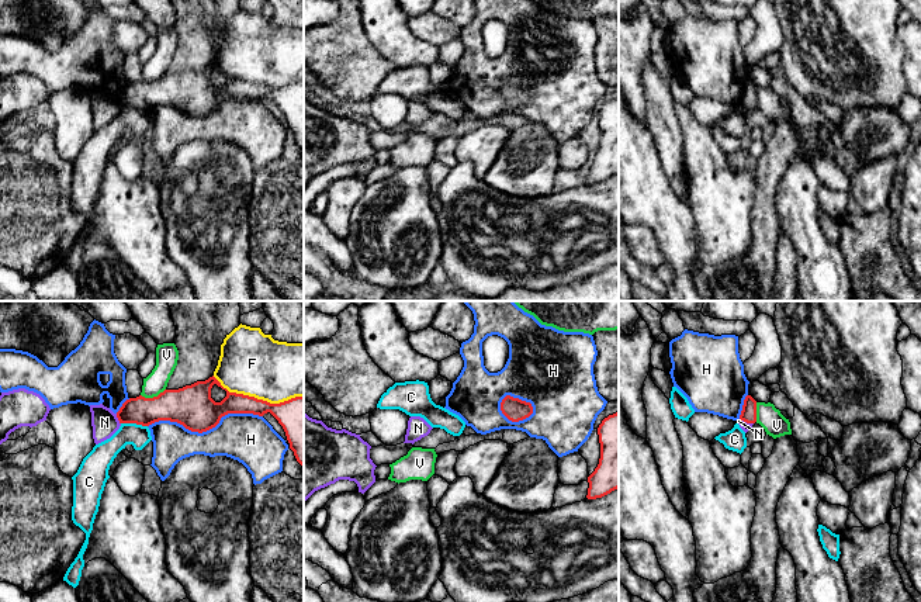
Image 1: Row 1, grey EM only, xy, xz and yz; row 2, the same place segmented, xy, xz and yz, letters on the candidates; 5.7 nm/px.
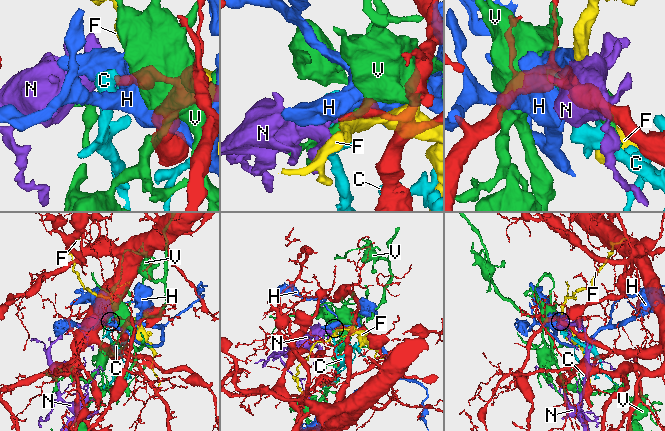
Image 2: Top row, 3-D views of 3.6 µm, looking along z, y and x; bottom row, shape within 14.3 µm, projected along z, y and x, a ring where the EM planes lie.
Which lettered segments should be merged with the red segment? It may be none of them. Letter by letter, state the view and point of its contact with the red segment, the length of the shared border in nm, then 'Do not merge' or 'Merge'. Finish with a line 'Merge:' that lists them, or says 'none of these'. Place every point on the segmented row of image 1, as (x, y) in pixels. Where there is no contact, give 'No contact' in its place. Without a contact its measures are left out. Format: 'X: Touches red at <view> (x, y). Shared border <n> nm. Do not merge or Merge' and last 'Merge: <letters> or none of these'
C: Touches red at xy (134, 422). Shared border 150 nm. Do not merge
F: Touches red at xy (256, 398). Shared border 550 nm. Do not merge
H: Touches red at xy (205, 431). Shared border 650 nm. Do not merge
N: Touches red at xy (118, 419). Shared border 70 nm. Do not merge
V: Touches red at xy (153, 397). Shared border 150 nm. Do not merge
Merge: none of these

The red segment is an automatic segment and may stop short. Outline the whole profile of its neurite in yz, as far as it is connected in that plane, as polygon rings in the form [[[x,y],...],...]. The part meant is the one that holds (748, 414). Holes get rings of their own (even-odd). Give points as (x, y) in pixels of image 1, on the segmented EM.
[[[747,395],[744,399],[740,419],[747,422],[747,423],[756,422],[756,401],[751,395]]]

